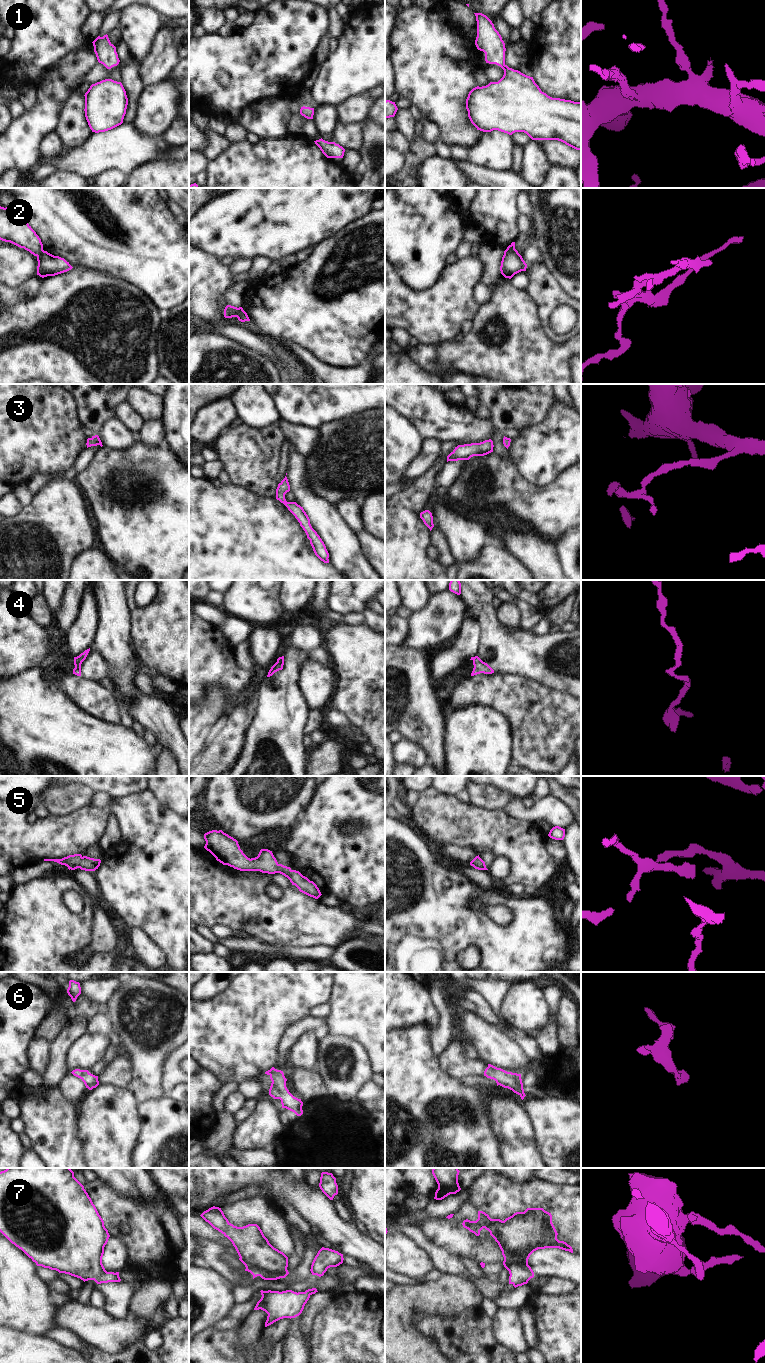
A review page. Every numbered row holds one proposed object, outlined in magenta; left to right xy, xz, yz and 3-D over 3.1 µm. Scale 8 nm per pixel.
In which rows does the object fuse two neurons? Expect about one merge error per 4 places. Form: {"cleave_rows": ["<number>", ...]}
{"cleave_rows": ["2"]}

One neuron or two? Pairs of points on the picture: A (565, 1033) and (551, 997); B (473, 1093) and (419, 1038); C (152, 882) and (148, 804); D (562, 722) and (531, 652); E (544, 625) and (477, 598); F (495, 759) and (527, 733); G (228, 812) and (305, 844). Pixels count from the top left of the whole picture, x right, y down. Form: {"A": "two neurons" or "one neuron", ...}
{"A": "two neurons", "B": "one neuron", "C": "one neuron", "D": "two neurons", "E": "two neurons", "F": "two neurons", "G": "two neurons"}

